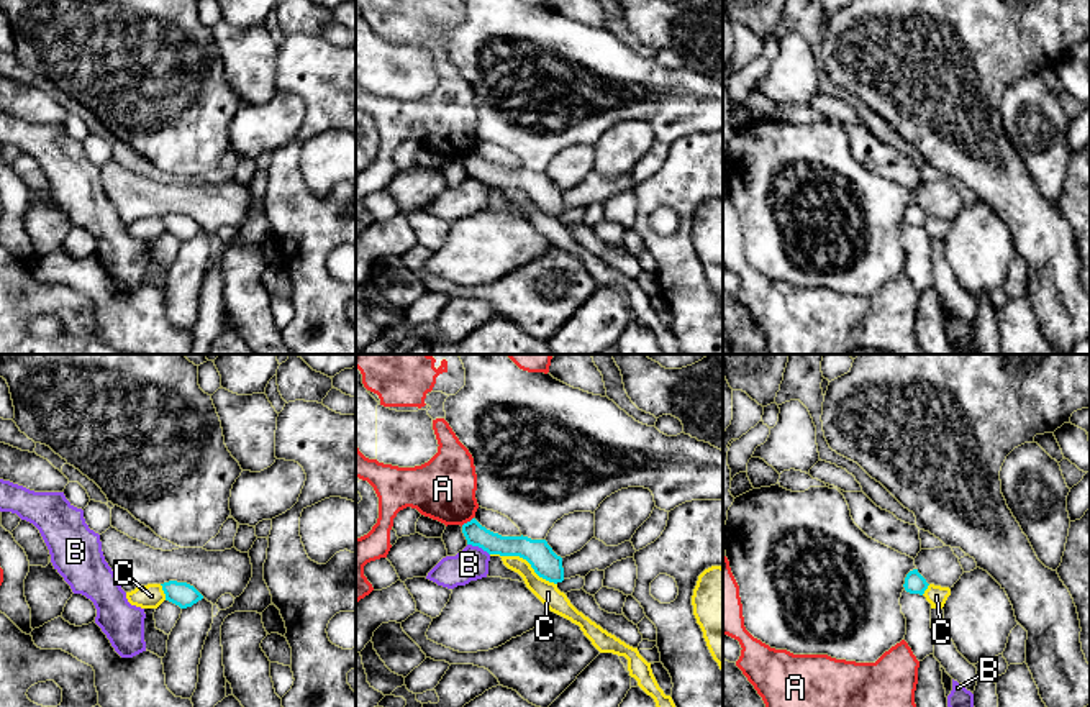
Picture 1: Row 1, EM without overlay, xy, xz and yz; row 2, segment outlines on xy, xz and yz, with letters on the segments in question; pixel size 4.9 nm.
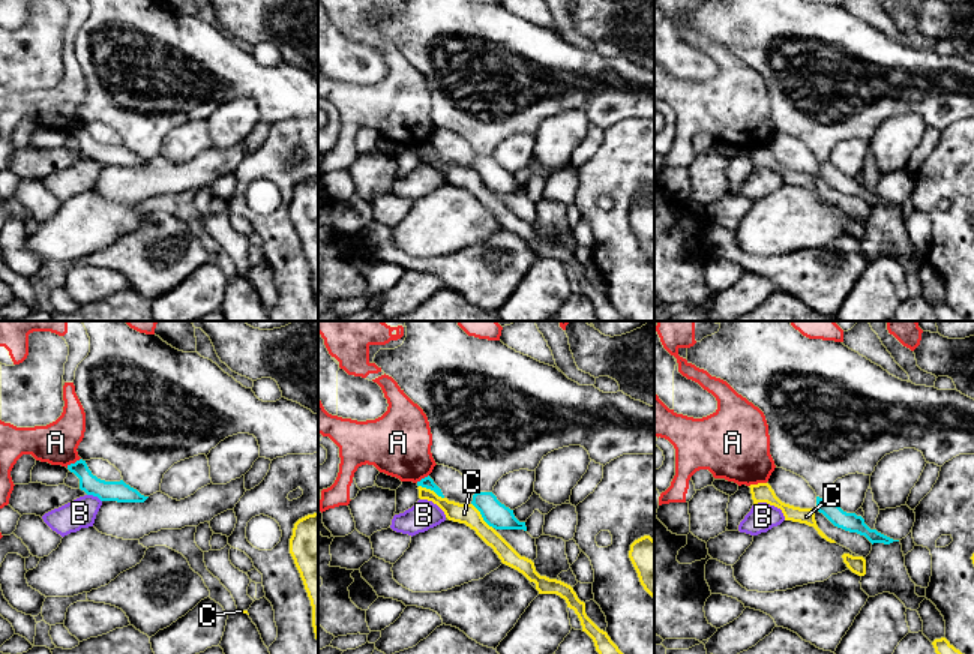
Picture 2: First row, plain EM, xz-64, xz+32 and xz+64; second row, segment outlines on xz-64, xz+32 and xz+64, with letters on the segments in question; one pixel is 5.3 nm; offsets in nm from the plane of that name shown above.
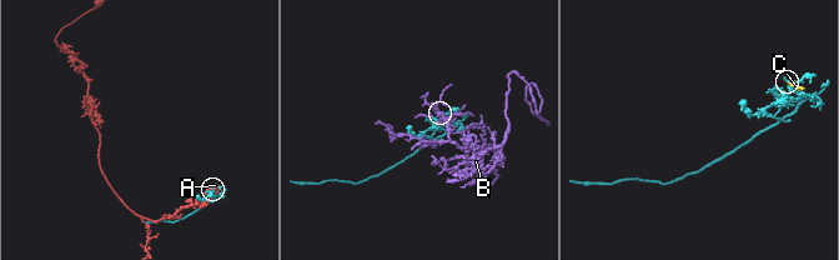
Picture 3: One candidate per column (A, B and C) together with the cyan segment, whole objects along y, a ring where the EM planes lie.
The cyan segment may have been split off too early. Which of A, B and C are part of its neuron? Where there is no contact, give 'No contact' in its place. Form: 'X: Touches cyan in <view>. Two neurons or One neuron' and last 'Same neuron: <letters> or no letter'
A: Touches cyan in xz. Two neurons
B: Touches cyan in xz. Two neurons
C: Touches cyan in xz. Two neurons
Same neuron: no letter

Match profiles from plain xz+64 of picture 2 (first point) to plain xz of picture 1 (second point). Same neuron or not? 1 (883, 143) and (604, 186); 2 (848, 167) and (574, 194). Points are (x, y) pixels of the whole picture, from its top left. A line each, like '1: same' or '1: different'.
1: different
2: different

